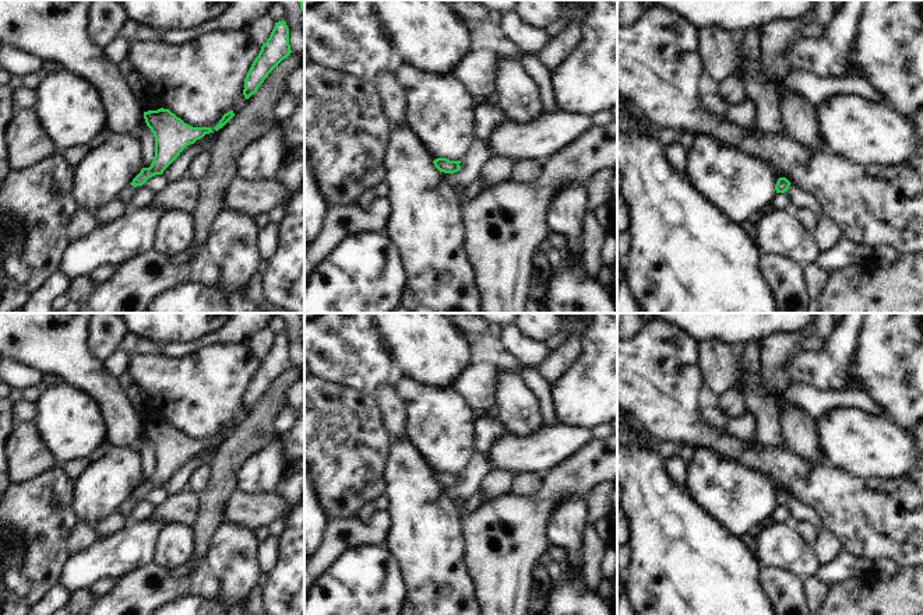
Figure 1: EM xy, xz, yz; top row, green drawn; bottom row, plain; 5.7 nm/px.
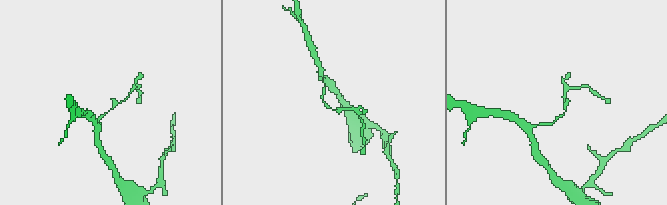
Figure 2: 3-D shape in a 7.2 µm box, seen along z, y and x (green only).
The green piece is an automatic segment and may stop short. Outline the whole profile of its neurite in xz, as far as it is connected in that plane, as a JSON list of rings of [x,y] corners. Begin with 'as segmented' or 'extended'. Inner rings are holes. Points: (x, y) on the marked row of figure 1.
as segmented | [[[437,158],[433,161],[434,166],[444,173],[455,173],[461,169],[461,161],[450,161],[447,158]]]

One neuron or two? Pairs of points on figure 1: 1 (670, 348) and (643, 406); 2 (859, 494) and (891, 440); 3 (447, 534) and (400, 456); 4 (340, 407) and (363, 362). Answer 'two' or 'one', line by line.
1: one
2: two
3: one
4: two

